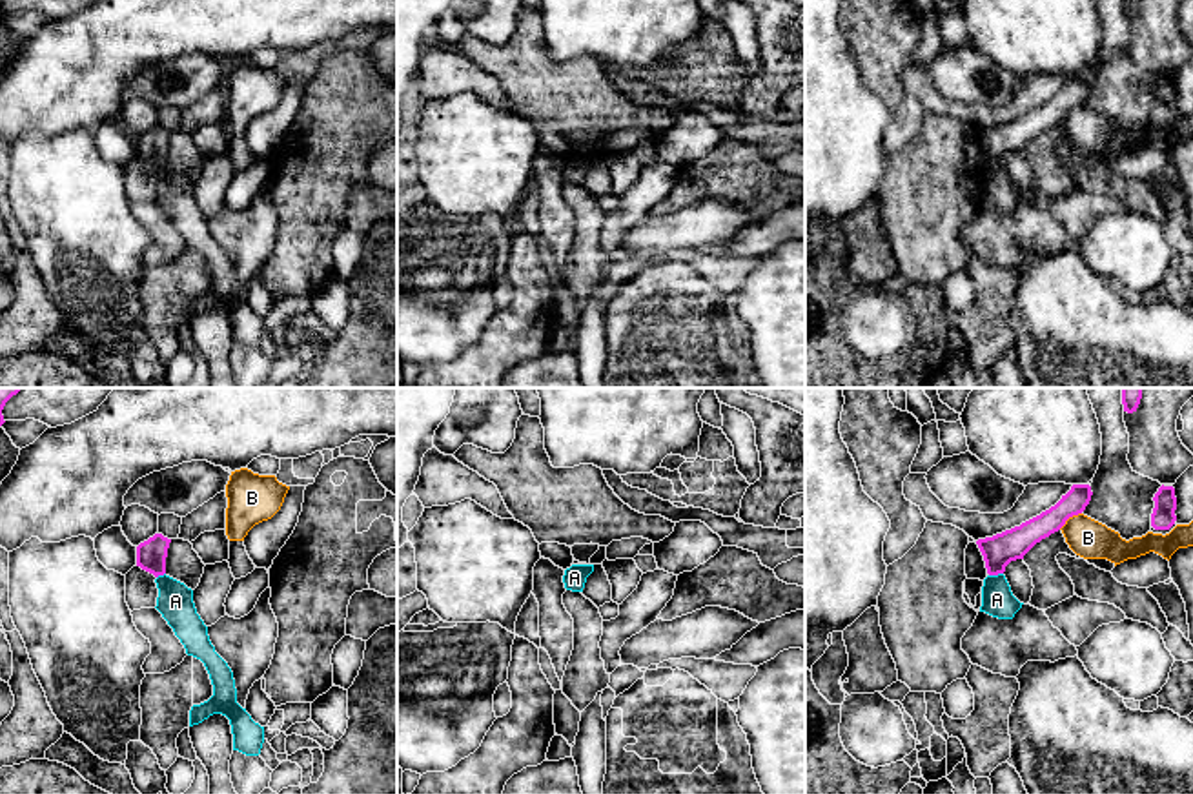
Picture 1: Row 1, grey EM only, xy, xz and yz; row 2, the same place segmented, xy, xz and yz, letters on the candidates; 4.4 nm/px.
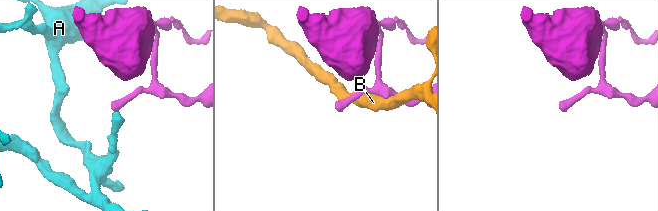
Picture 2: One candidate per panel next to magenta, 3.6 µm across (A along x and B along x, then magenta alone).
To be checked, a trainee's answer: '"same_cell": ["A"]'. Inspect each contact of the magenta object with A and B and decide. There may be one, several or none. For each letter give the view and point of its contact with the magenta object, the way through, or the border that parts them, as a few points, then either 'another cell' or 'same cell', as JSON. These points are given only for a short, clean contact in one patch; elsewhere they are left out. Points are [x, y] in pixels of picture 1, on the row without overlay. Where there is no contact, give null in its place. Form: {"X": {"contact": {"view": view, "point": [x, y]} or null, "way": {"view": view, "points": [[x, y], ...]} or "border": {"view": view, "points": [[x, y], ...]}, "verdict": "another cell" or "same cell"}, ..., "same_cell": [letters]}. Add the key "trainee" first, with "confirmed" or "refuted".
{"trainee": "refuted", "A": {"contact": {"view": "yz", "point": [995, 166]}, "border": {"view": "yz", "points": [[1002, 164], [989, 168]]}, "verdict": "another cell"}, "B": {"contact": {"view": "yz", "point": [1070, 108]}, "verdict": "another cell"}, "same_cell": []}

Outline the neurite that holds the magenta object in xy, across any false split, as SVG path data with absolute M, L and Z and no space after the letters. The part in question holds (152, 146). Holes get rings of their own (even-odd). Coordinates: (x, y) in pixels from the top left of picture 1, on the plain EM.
M155 126L137 138L137 158L153 166L155 169L166 166L166 149L171 131Z

